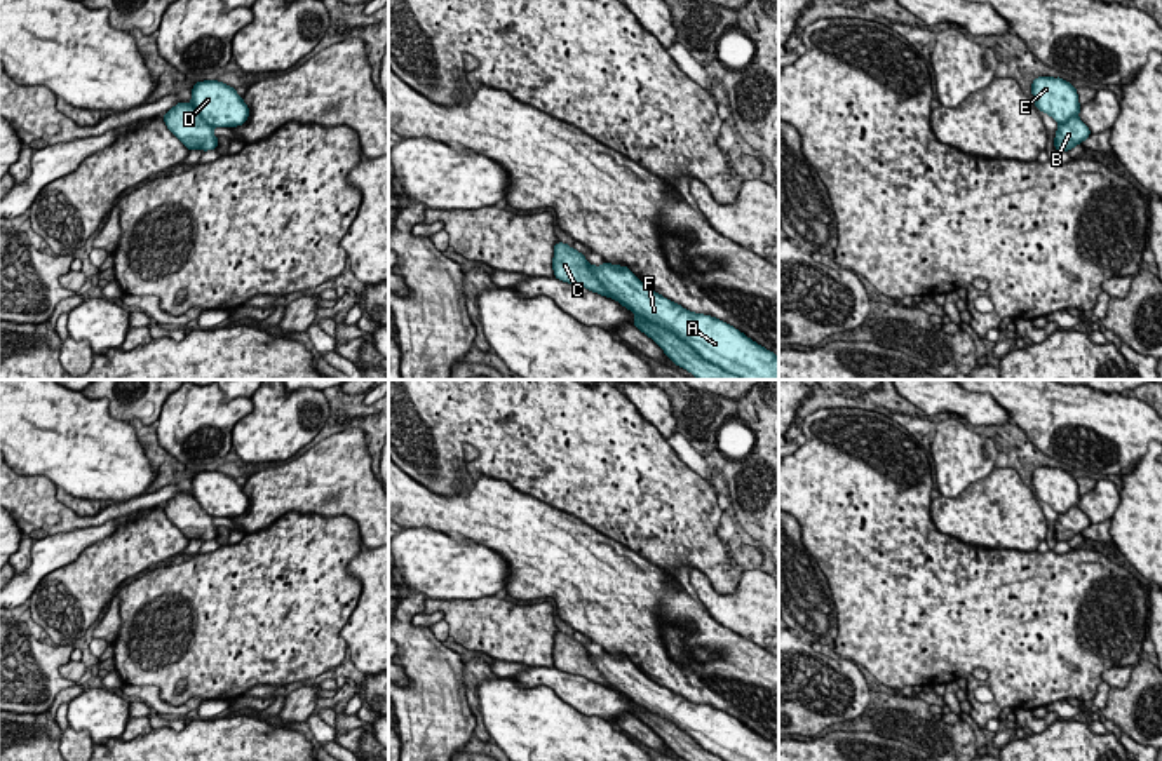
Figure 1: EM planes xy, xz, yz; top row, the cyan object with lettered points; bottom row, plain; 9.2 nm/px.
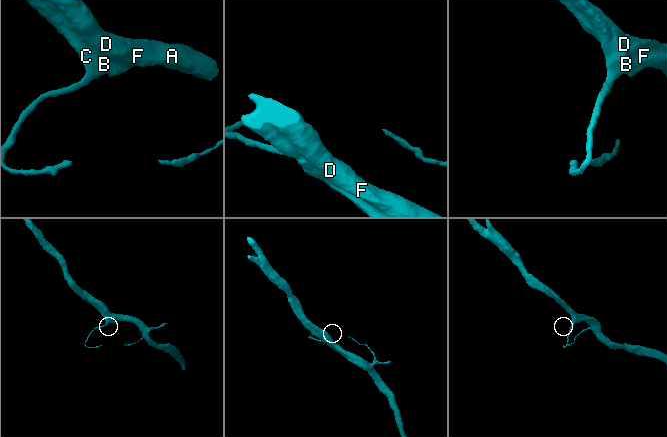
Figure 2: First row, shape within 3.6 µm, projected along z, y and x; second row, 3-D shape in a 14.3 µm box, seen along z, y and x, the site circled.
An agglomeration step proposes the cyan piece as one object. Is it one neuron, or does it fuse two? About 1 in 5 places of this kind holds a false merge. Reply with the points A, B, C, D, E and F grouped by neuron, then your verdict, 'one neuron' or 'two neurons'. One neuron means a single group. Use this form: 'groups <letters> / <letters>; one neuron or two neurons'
groups A B C D E F; one neuron

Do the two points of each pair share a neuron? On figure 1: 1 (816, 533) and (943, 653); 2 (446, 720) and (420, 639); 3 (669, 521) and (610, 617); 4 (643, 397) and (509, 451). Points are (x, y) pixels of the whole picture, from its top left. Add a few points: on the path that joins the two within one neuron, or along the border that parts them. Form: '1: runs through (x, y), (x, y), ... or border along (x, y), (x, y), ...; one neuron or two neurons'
1: runs through (847, 563), (912, 627); one neuron
2: runs through (436, 700), (436, 673), (424, 659); one neuron
3: border along (612, 538), (675, 579); two neurons
4: border along (626, 397), (659, 431); two neurons

